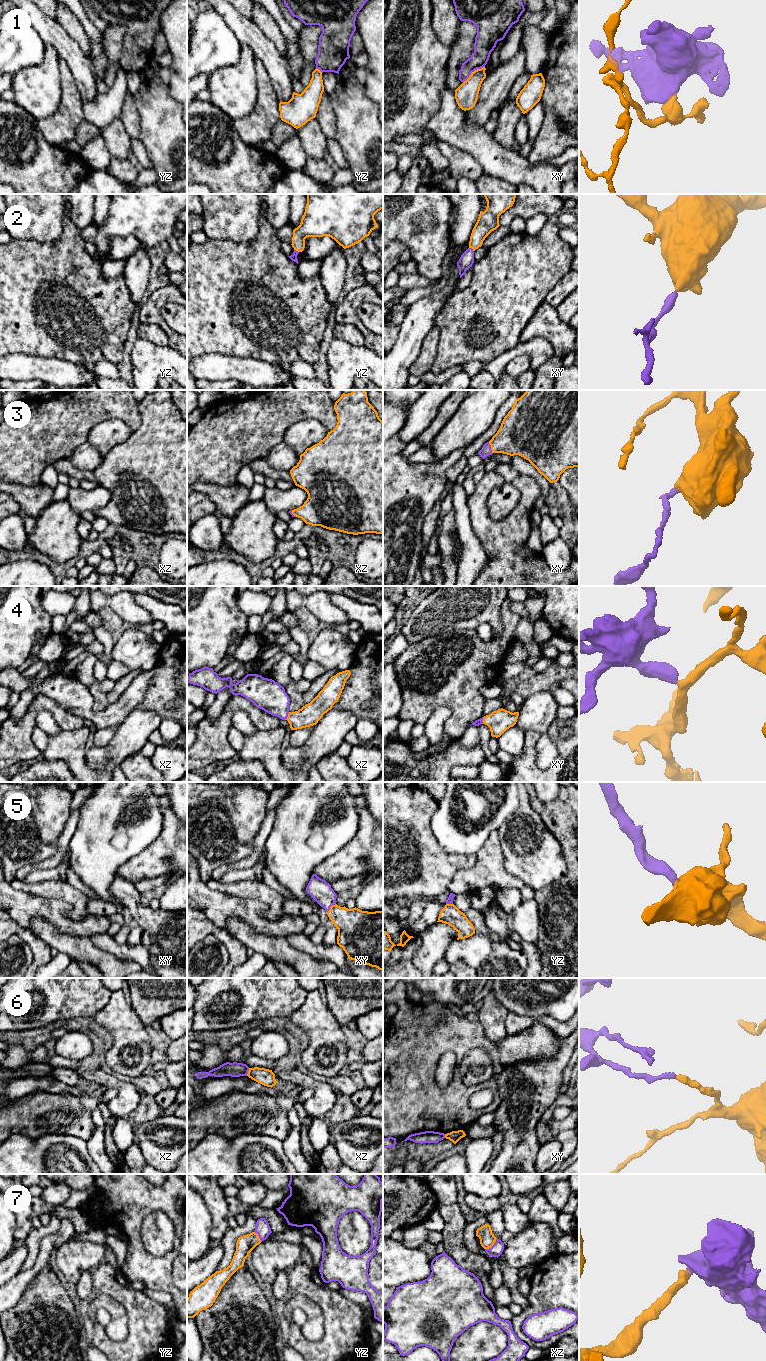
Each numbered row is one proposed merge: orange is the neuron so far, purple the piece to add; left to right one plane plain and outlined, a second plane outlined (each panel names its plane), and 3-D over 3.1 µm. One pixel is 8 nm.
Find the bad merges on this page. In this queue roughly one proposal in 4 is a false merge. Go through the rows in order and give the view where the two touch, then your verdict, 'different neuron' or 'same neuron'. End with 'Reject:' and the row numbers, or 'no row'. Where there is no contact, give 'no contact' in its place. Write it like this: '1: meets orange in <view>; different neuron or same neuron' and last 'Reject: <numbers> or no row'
1: meets orange in xy; different neuron
2: meets orange in xy; same neuron
3: meets orange in xy; same neuron
4: meets orange in xz; same neuron
5: meets orange in xy; same neuron
6: meets orange in xz; different neuron
7: meets orange in xz; same neuron
Reject: 1, 6

